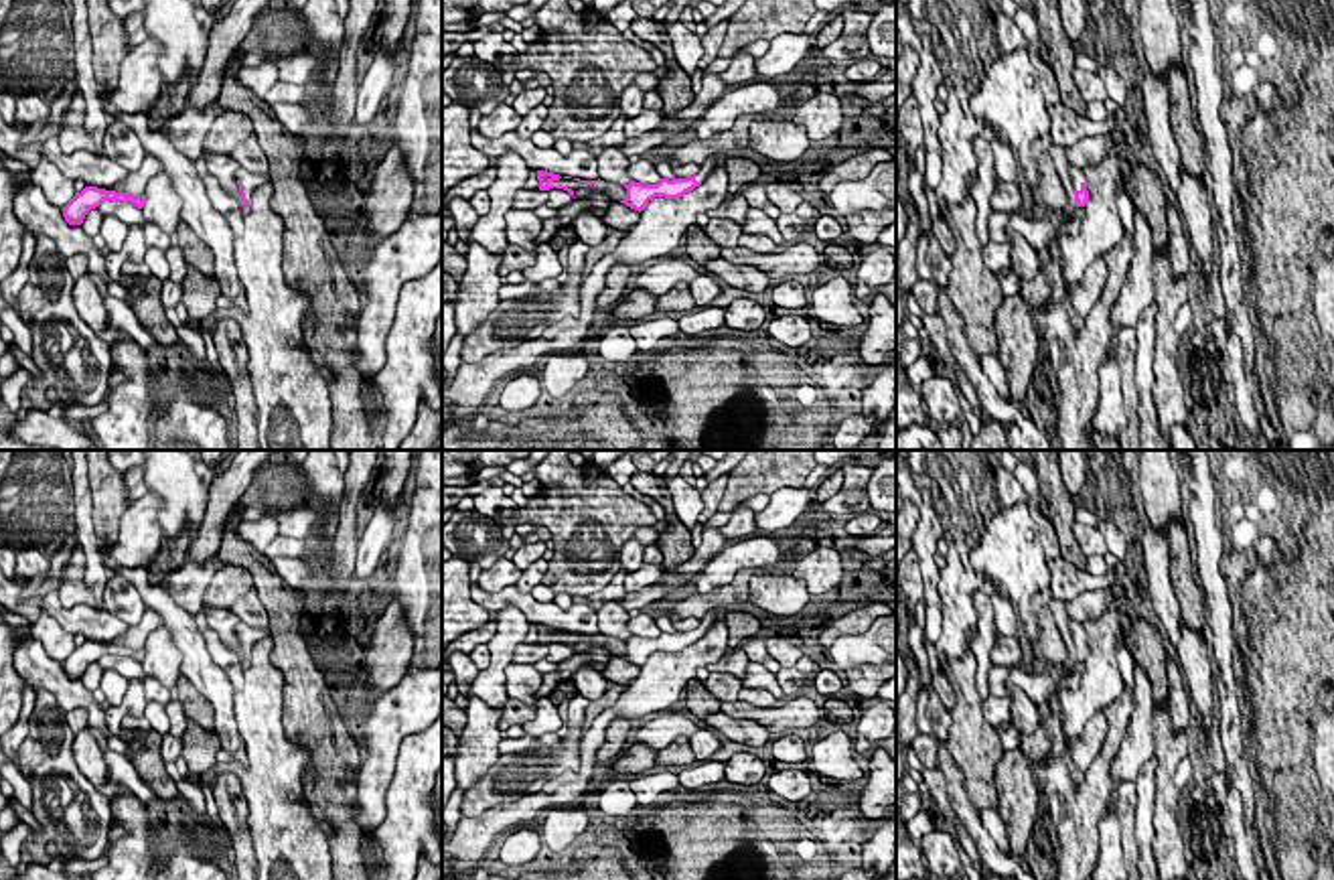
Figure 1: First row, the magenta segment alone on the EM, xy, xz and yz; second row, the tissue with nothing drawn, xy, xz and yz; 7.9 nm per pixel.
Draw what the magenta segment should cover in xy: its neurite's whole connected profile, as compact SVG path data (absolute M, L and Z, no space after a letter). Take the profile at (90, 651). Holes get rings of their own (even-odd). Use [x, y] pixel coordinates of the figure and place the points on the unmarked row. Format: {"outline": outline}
{"outline": "M85 641L81 647L75 647L75 651L63 661L63 671L69 679L81 679L85 669L99 661L103 655L116 655L116 657L132 657L138 663L144 661L144 651L132 651L126 647L105 645L97 641Z"}

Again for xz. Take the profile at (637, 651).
{"outline": "M710 610L699 620L699 625L687 633L673 633L673 635L661 633L657 639L643 639L631 635L628 639L624 639L626 651L620 657L641 667L655 651L679 653L685 647L699 641L712 629L712 625L720 614L722 614L720 610Z"}

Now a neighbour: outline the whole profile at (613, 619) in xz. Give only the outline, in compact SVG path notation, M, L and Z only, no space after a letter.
M606 602L596 612L598 631L604 637L628 639L633 633L628 631L628 612L620 606L620 602Z

